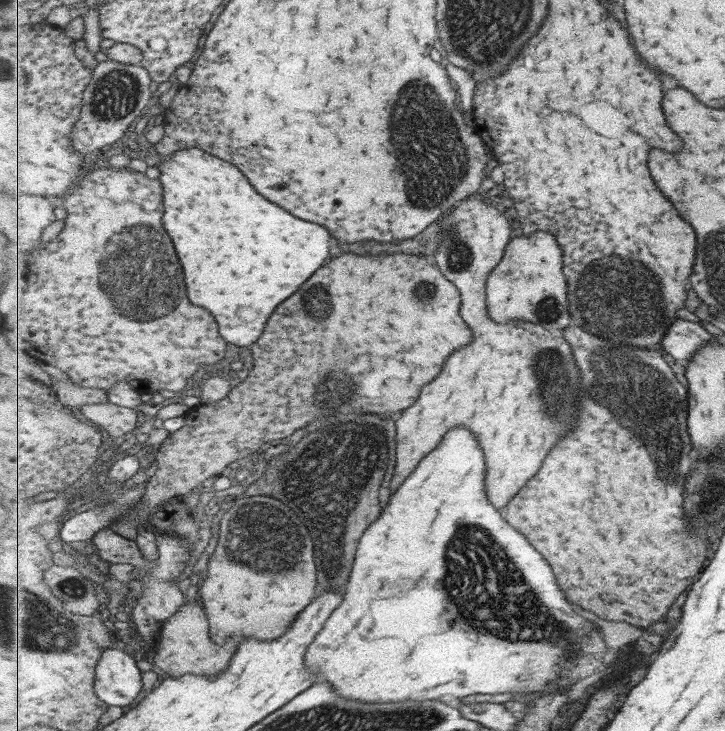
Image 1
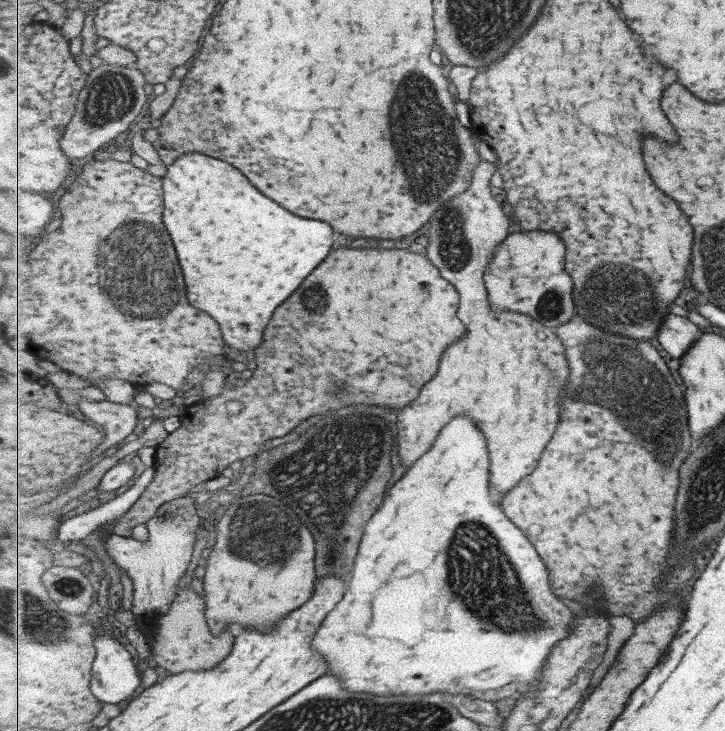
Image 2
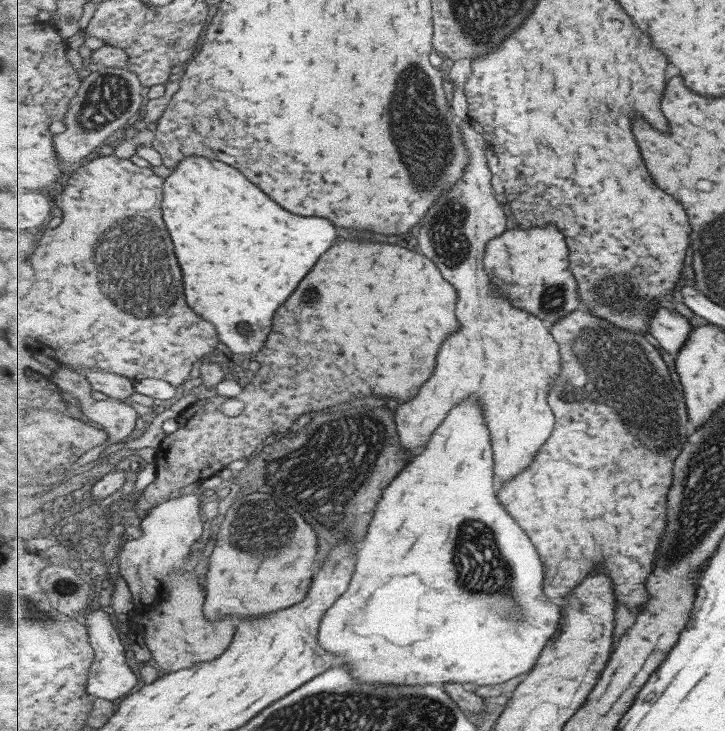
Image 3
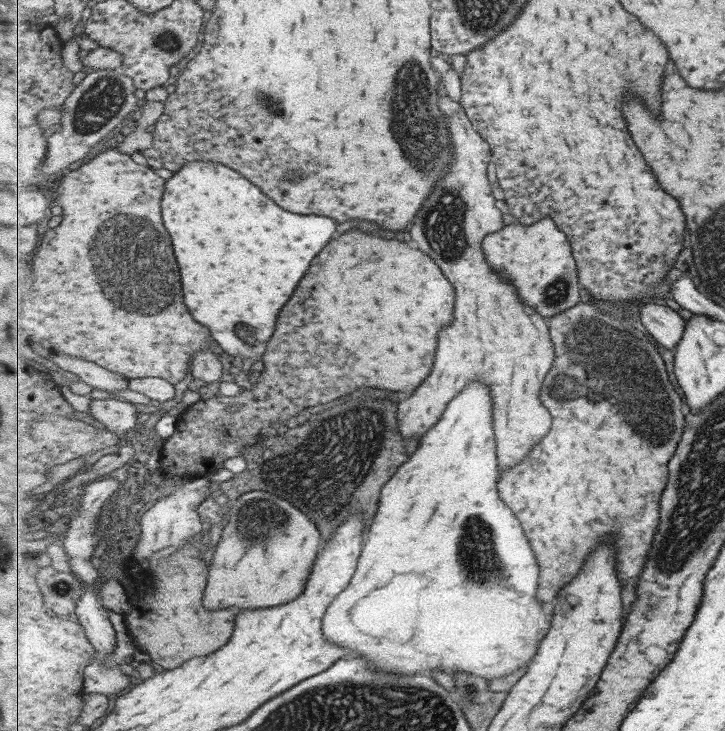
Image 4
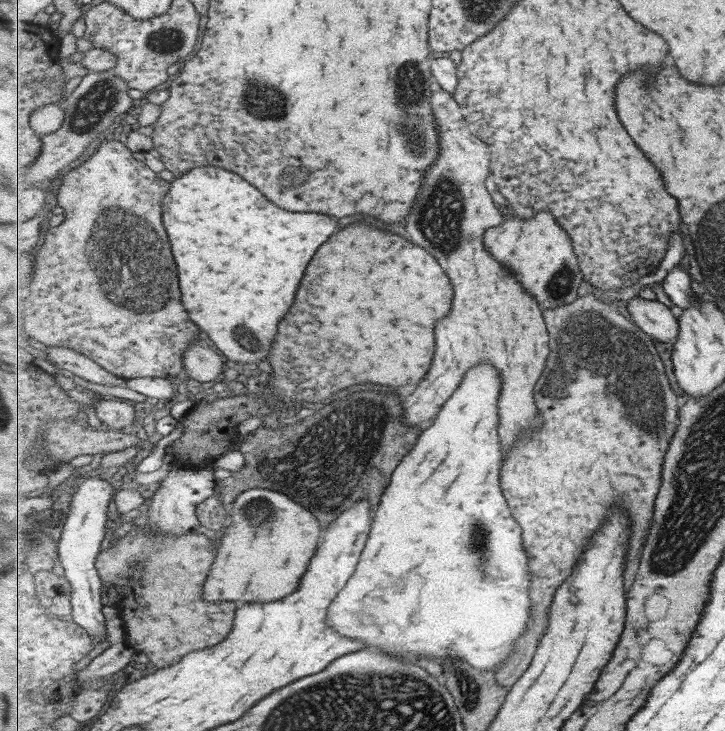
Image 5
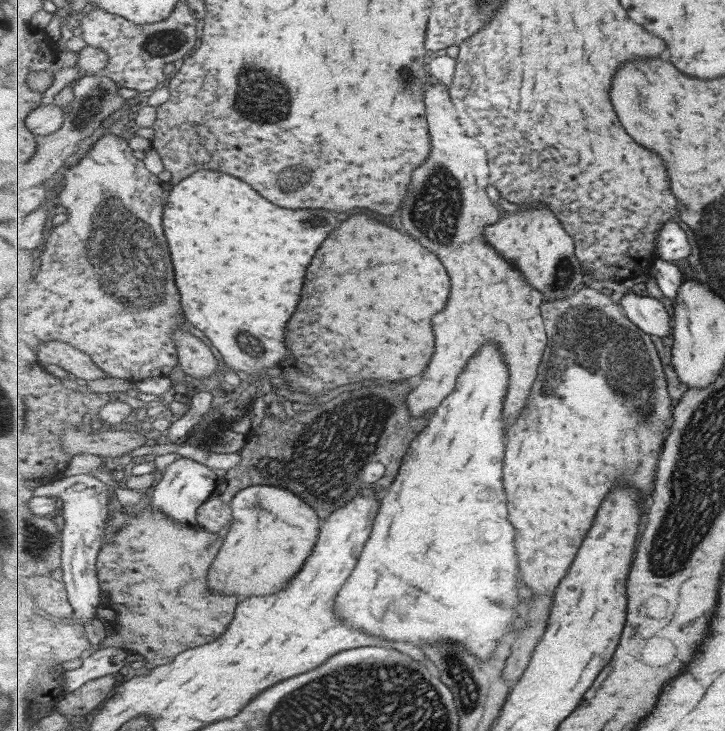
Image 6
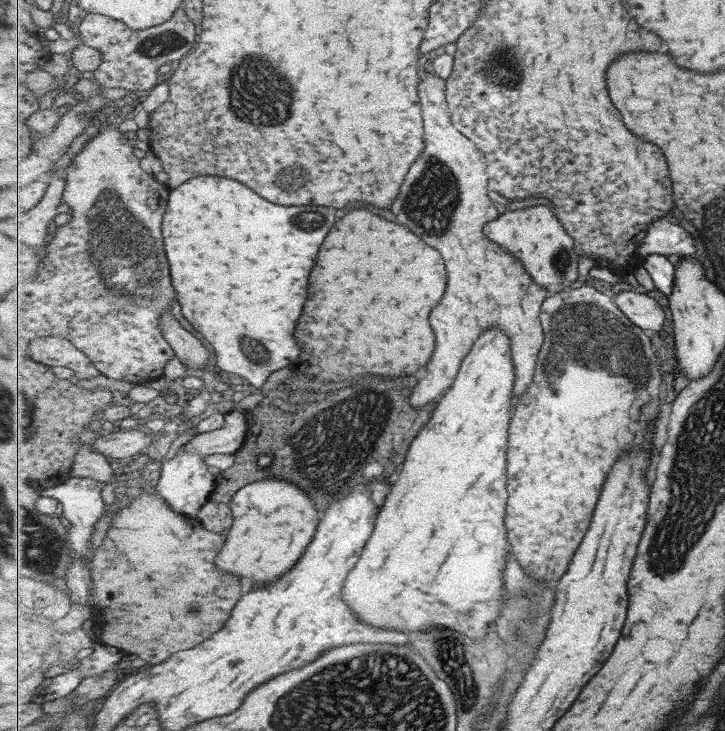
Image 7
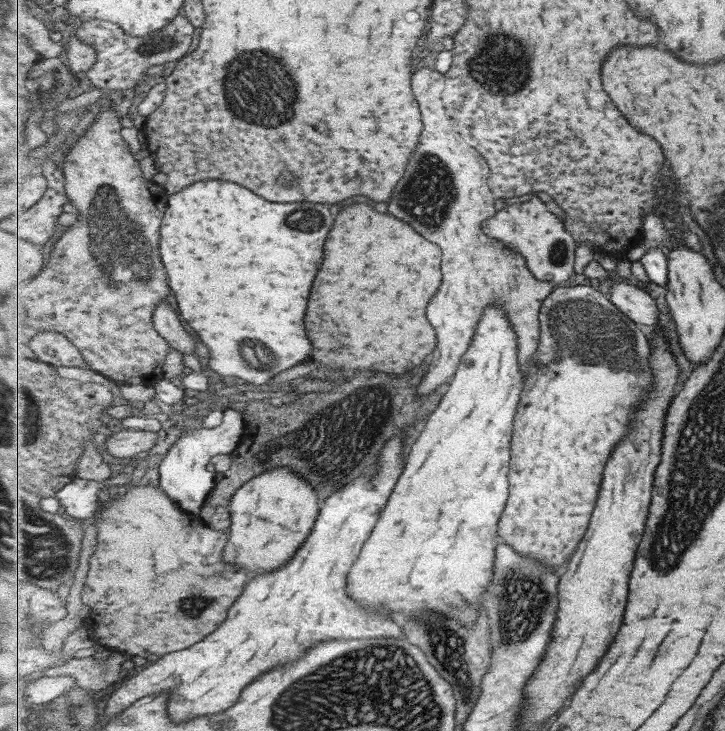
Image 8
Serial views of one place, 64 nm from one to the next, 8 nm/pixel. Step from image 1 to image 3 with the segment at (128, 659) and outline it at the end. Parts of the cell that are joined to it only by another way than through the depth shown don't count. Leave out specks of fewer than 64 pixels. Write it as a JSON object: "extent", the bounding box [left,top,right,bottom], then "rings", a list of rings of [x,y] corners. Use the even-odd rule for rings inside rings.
{"extent":[82,604,139,702],"rings":[[[89,604],[82,617],[88,620],[90,642],[96,652],[95,664],[92,664],[90,669],[90,682],[87,690],[96,698],[105,698],[105,700],[113,700],[113,702],[121,701],[125,696],[129,696],[139,684],[137,674],[133,672],[133,668],[127,662],[126,648],[105,612],[96,610],[92,604]]]}

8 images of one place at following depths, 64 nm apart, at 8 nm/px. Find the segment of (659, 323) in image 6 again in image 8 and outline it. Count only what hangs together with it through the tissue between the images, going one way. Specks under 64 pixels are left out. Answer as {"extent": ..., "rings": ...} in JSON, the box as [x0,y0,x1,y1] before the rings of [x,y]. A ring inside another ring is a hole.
{"extent":[609,282,659,327],"rings":[[[609,282],[611,285],[610,299],[627,316],[631,317],[638,325],[655,327],[659,322],[659,306],[655,298],[651,298],[645,289],[634,285],[617,282]]]}

